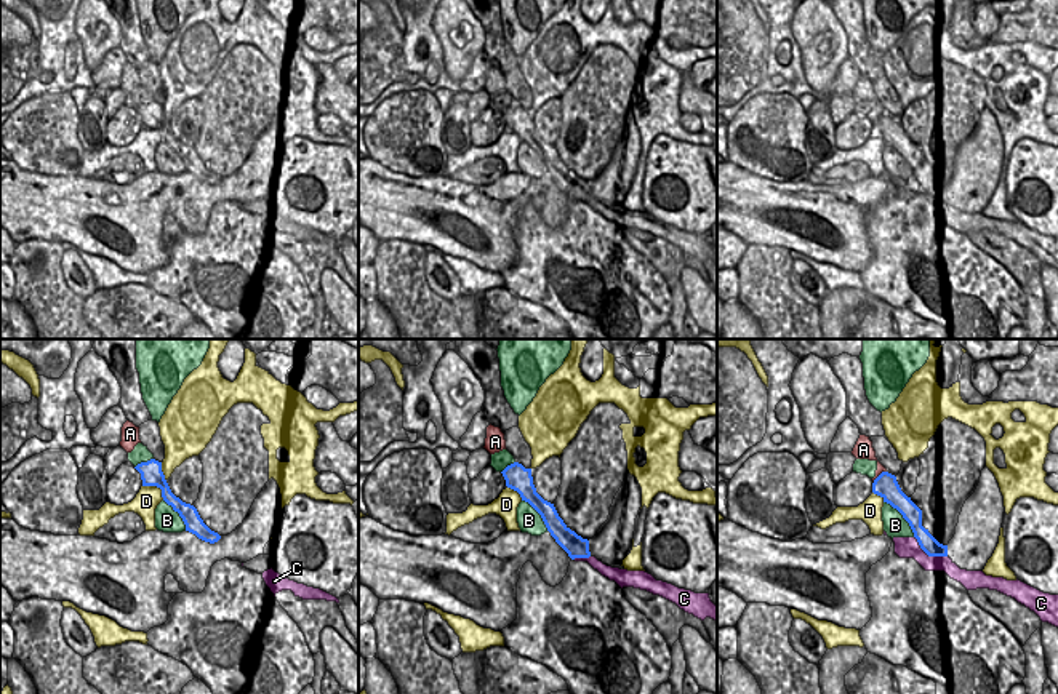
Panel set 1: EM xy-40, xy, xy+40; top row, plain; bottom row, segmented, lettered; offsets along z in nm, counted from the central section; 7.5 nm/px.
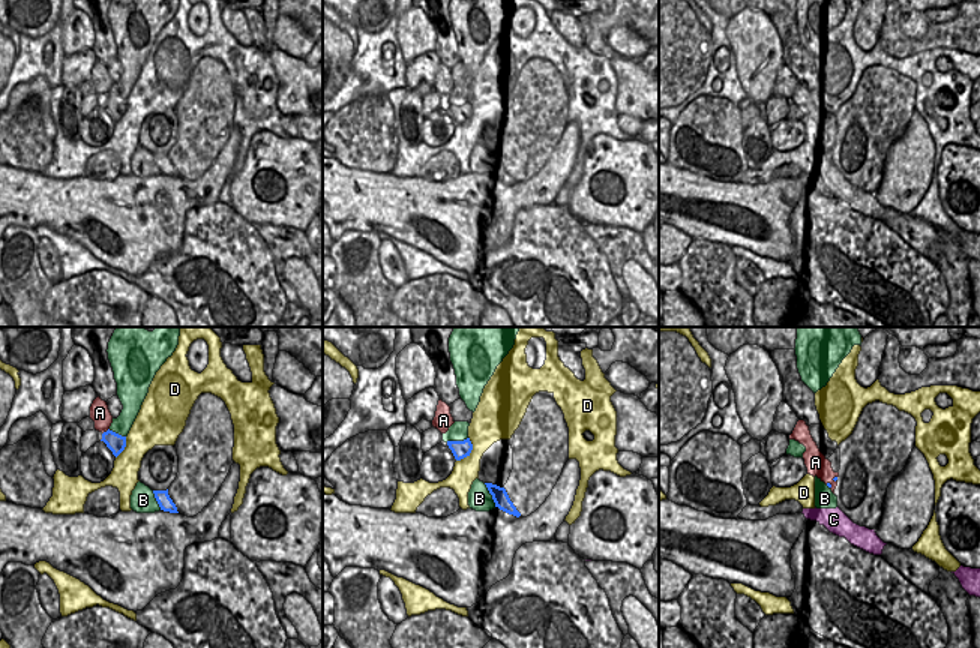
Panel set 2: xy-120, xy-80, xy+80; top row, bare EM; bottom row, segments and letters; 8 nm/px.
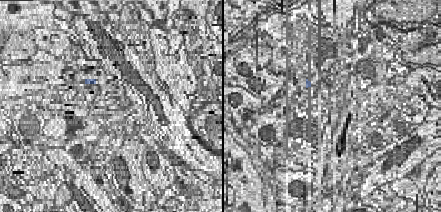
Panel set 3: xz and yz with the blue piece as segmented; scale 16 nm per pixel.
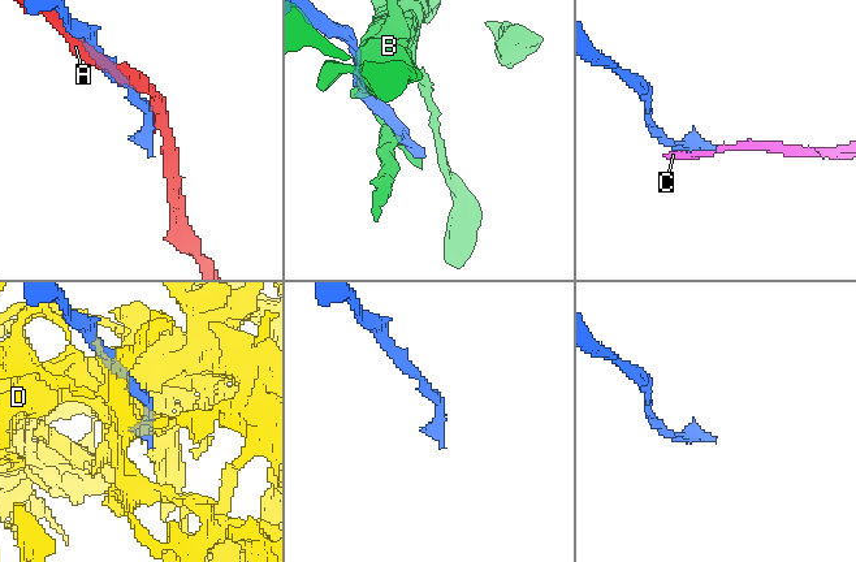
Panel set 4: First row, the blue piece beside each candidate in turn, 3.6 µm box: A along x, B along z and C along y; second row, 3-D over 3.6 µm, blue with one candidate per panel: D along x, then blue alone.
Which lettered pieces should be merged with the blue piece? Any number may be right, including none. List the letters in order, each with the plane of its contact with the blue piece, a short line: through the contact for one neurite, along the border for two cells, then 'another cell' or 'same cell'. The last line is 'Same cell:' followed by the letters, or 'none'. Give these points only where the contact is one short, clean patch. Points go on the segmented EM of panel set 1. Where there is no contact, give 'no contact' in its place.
A: meets blue in xy+40; another cell
B: meets blue in xy+40; another cell
C: meets blue in xy+40; line xy+40 (929, 544), (929, 555), (921, 547), (905, 547); same cell
D: meets blue in xy-40; another cell
Same cell: C

